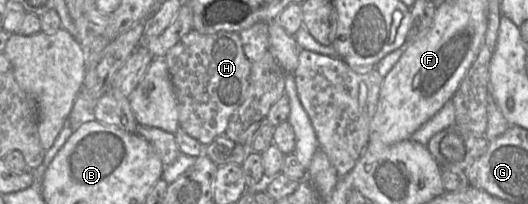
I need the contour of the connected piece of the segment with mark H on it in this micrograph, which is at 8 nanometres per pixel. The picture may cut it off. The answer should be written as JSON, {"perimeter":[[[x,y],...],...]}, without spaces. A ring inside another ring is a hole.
{"perimeter":[[[192,29],[165,55],[171,82],[177,100],[180,128],[203,146],[225,134],[232,114],[246,97],[252,62],[245,56],[239,32],[201,34]]]}

